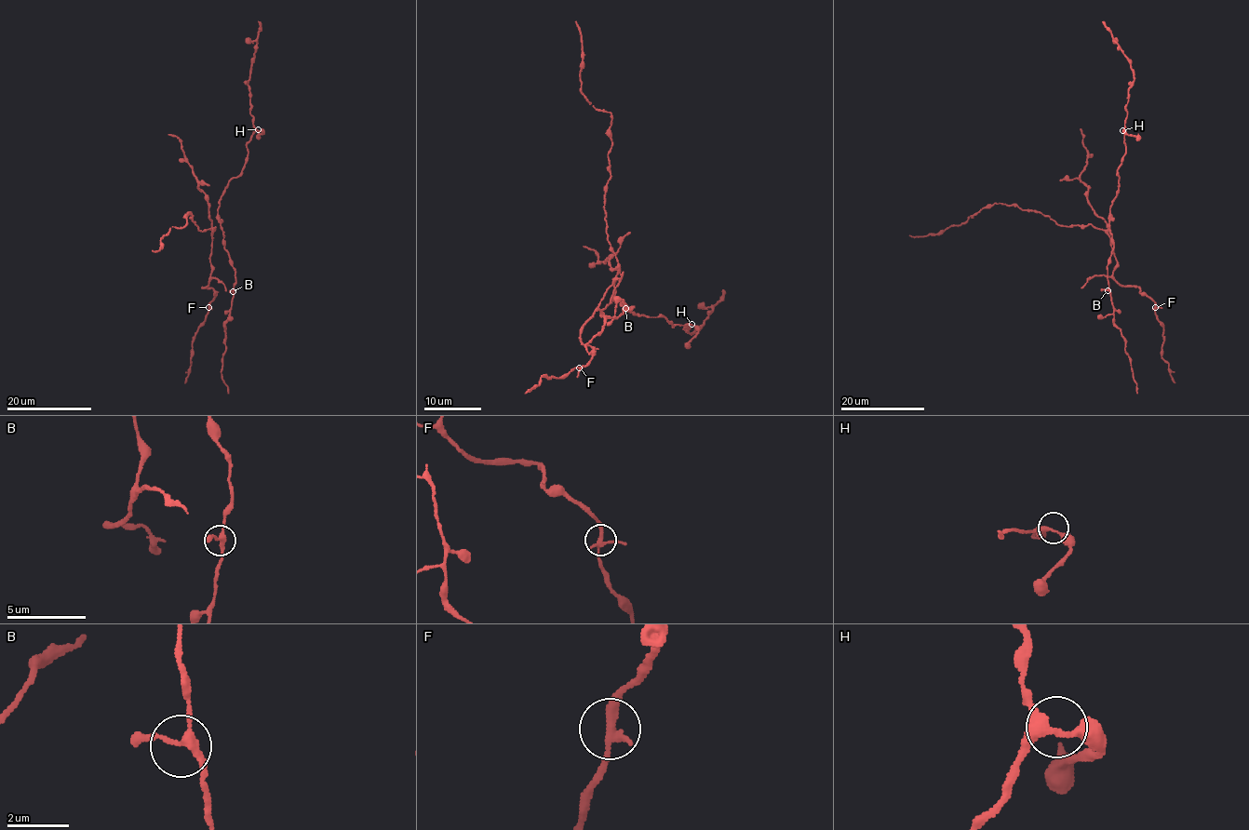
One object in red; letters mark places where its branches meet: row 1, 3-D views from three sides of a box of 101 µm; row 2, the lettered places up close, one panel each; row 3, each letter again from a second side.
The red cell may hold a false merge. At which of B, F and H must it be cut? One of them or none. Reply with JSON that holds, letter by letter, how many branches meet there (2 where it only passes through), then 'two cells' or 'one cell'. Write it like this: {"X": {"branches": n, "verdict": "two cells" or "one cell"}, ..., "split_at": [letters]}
{"B": {"branches": 3, "verdict": "one cell"}, "F": {"branches": 3, "verdict": "one cell"}, "H": {"branches": 3, "verdict": "one cell"}, "split_at": []}

